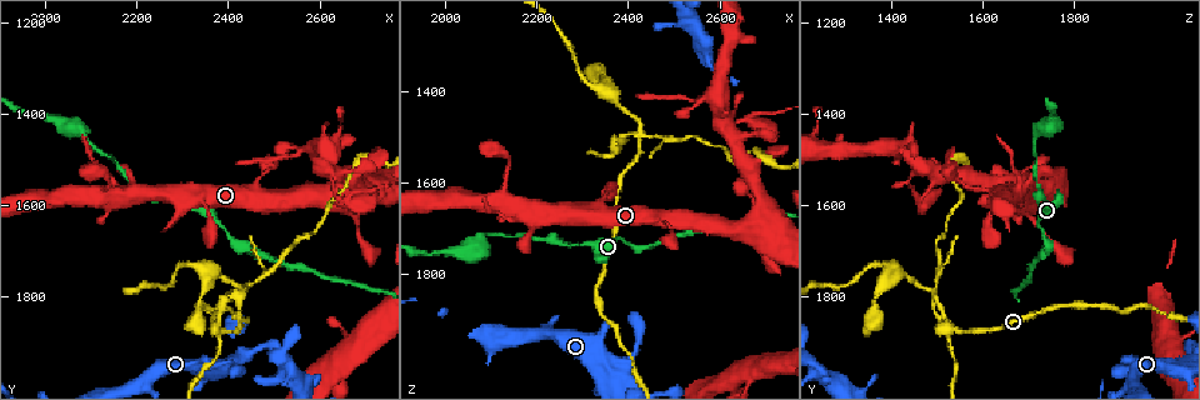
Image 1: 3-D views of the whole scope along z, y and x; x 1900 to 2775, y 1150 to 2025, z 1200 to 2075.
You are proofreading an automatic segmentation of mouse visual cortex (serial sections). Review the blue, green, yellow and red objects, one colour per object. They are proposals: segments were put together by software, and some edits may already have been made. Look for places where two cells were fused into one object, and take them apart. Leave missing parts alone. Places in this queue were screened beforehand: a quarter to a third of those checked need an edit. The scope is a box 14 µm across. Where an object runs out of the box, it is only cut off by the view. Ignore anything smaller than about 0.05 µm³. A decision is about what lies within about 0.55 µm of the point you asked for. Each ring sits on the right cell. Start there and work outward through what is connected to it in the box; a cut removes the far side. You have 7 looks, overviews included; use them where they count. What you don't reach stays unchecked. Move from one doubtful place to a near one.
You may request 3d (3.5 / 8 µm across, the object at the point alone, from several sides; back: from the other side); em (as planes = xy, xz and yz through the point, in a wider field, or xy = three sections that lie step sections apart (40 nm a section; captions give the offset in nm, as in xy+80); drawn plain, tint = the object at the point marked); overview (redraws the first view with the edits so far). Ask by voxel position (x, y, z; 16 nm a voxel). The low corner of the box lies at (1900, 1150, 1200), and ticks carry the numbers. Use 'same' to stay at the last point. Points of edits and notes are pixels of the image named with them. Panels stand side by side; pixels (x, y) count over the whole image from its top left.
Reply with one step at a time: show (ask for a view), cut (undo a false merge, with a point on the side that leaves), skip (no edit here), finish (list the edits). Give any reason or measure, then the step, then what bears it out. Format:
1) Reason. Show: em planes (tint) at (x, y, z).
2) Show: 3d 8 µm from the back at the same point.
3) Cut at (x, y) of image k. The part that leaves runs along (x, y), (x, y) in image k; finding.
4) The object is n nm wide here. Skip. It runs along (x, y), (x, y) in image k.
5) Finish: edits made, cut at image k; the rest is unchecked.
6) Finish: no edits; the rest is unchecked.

Thick turns thin. Show: 3d 3.5 µm at (2660, 1585, 1465).

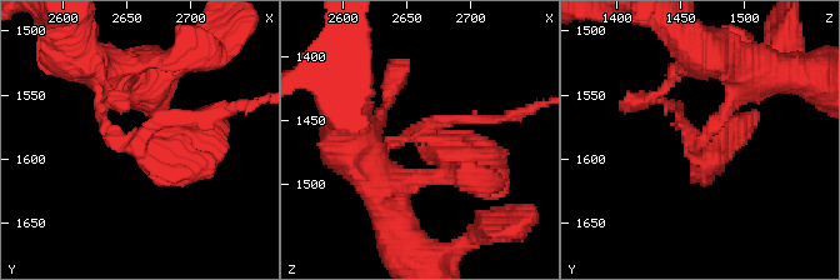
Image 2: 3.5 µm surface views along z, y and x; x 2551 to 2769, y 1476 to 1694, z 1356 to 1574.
Show: em xy step 2 (tint) at (2656, 1590, 1462).

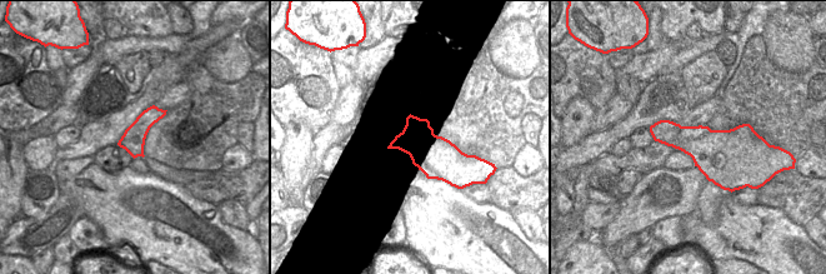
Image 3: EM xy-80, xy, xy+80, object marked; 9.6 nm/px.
The object is 380 nm wide here. Cut at (484, 119) of image 2. The part that leaves runs along (439, 121), (501, 119), (539, 106) in image 2; two cells meet here.

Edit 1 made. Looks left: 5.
See it whole again. Show: overview.

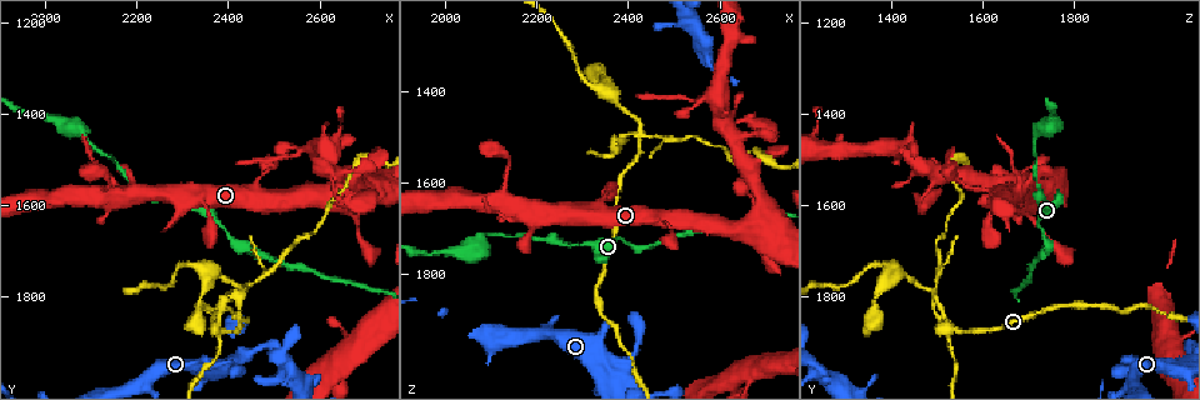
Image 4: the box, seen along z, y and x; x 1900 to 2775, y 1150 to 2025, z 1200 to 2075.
Show: 3d 3.5 µm at (2425, 1790, 1485).

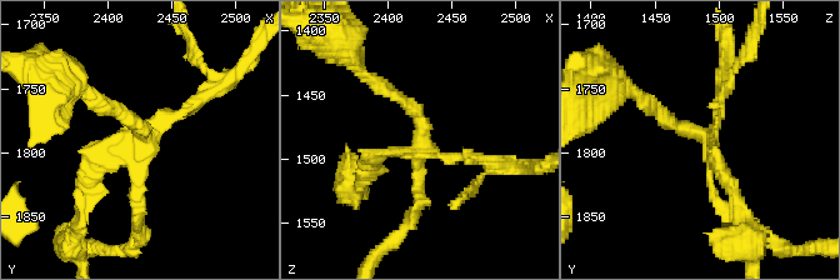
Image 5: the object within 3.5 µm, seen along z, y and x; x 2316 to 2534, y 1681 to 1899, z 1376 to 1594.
Cut at (369, 161) of image 5. The part that leaves runs along (429, 150), (529, 166) in image 5; two cells meet here.

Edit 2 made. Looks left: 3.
See it whole again. Show: overview.

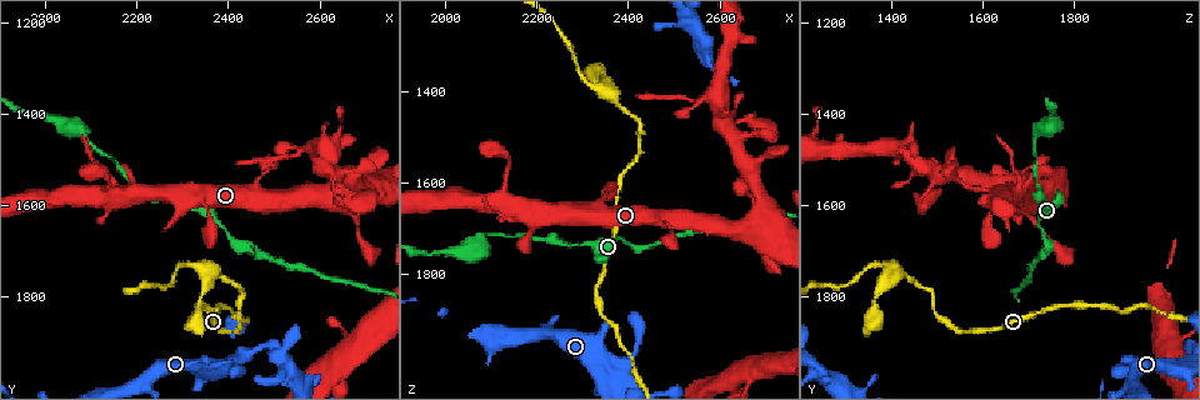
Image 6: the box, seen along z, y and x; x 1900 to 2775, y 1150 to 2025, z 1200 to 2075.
Calibre changes. Show: 3d 3.5 µm at (2315, 1730, 1380).

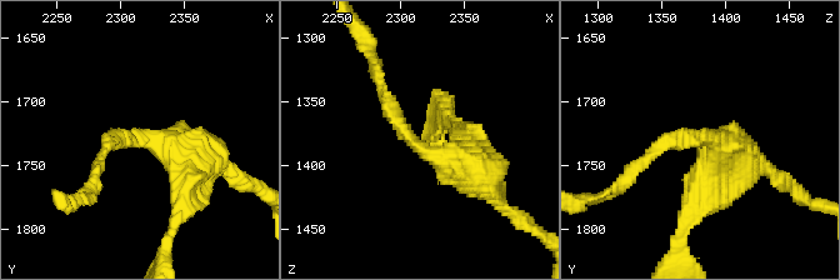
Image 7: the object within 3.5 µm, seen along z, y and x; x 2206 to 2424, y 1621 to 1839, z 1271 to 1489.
The arms are 150, 500 nm wide; need the tissue. Show: em planes (tint) at (2310, 1732, 1378).

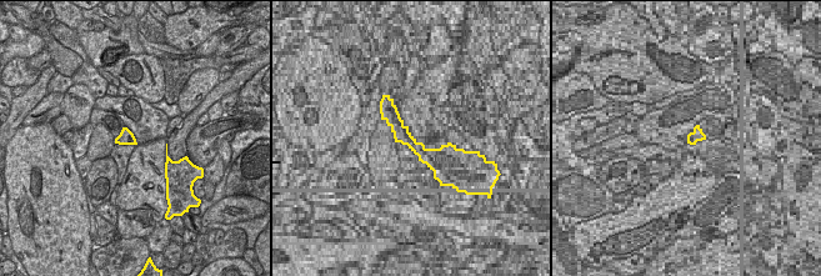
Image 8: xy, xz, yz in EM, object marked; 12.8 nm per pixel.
Skip. It runs along (478, 173), (413, 141), (378, 78) in image 7; all the same cell.

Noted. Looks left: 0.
Finish: edits made, cut at image 2, cut at image 5; the rest is unchecked.

